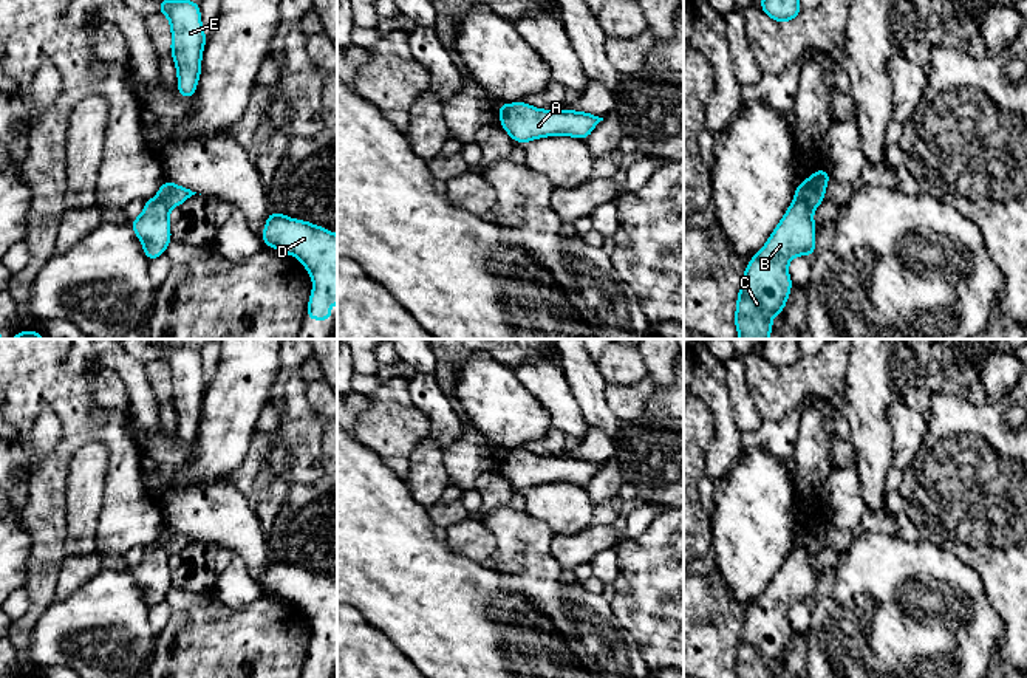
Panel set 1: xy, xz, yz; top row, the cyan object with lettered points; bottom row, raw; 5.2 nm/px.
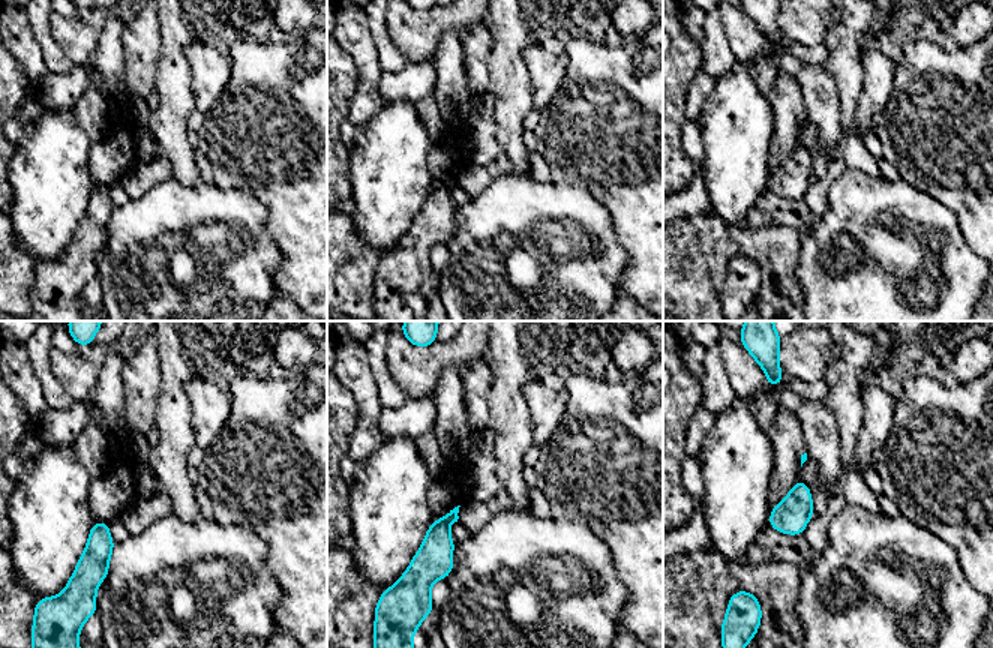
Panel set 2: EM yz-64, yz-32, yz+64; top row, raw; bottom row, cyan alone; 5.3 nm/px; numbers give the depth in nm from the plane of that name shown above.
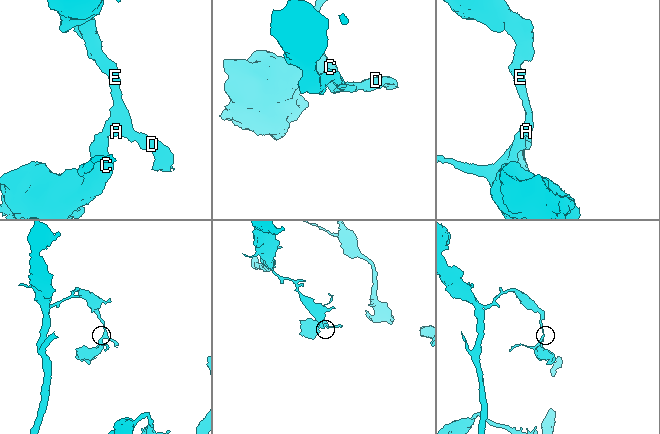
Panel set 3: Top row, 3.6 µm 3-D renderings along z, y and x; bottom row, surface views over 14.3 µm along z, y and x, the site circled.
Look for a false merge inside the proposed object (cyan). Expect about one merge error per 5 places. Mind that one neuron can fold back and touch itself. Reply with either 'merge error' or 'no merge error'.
merge error

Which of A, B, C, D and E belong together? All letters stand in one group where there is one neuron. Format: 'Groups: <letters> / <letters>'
Groups: A D E / B C

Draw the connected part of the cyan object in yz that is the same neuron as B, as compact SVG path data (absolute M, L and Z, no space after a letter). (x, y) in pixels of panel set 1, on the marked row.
M795 198L763 249L747 263L735 314L739 339L769 339L772 317L784 311L792 289L790 259L810 257L815 251L812 209Z

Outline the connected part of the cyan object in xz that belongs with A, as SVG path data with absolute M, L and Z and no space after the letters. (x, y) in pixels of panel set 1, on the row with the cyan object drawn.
M526 102L509 104L500 115L501 127L517 142L526 144L543 136L574 136L586 139L603 121L591 113L572 110L538 110Z

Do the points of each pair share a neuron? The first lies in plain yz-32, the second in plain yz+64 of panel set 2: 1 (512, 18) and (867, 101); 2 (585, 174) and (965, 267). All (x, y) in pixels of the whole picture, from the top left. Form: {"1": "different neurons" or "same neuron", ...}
{"1": "different neurons", "2": "different neurons"}

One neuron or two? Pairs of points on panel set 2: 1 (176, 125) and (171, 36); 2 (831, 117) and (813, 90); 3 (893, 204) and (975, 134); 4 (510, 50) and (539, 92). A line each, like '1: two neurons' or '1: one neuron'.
1: one neuron
2: one neuron
3: two neurons
4: two neurons

